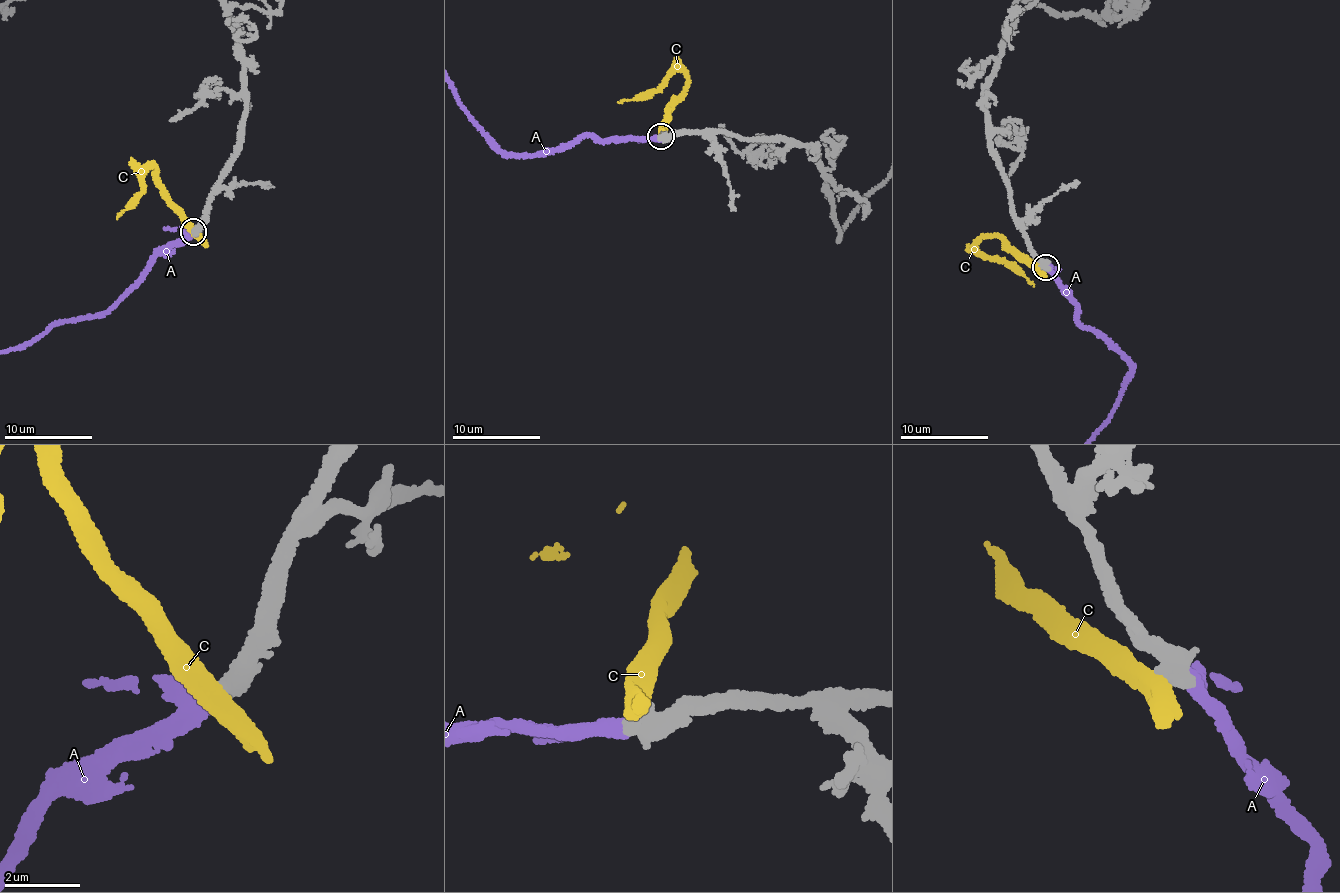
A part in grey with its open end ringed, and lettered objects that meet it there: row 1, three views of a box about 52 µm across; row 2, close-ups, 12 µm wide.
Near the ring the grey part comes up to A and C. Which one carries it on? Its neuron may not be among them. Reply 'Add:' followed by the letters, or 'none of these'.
Add: A

